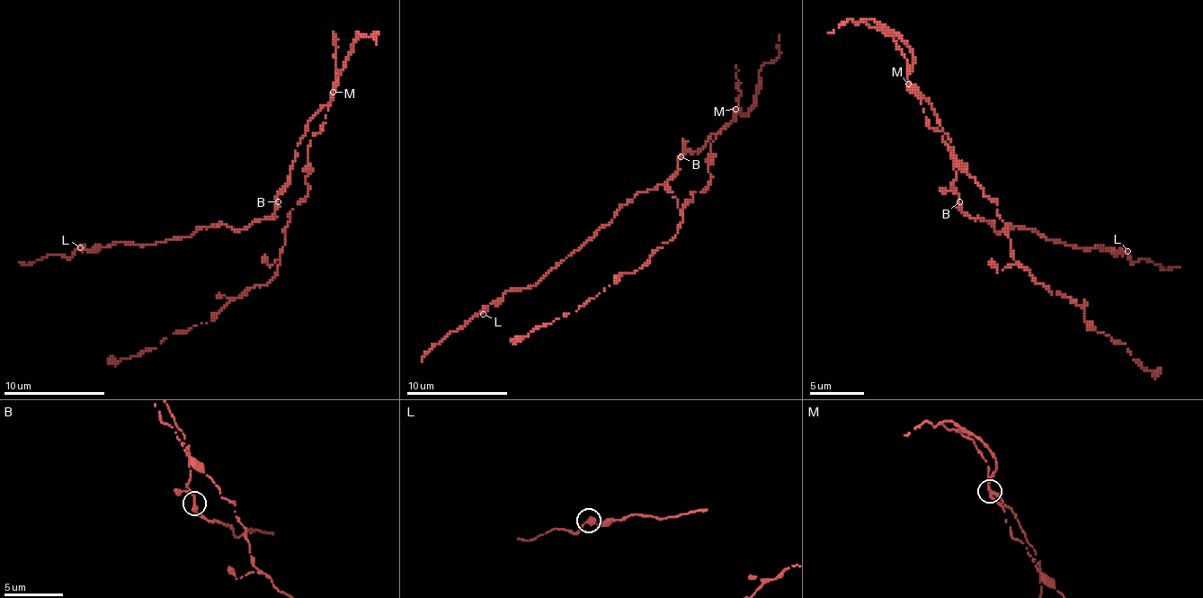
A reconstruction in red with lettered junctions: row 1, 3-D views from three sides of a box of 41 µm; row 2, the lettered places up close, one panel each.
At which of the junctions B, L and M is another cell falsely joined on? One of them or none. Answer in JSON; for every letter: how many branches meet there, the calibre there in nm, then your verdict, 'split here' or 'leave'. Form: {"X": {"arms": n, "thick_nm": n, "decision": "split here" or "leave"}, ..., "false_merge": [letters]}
{"B": {"arms": 2, "thick_nm": 300, "decision": "leave"}, "L": {"arms": 2, "thick_nm": 320, "decision": "leave"}, "M": {"arms": 2, "thick_nm": 320, "decision": "split here"}, "false_merge": ["M"]}

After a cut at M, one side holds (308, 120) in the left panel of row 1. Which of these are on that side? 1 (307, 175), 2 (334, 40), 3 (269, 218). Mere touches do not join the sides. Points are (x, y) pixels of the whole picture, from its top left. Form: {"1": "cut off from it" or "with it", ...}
{"1": "cut off from it", "2": "cut off from it", "3": "with it"}

